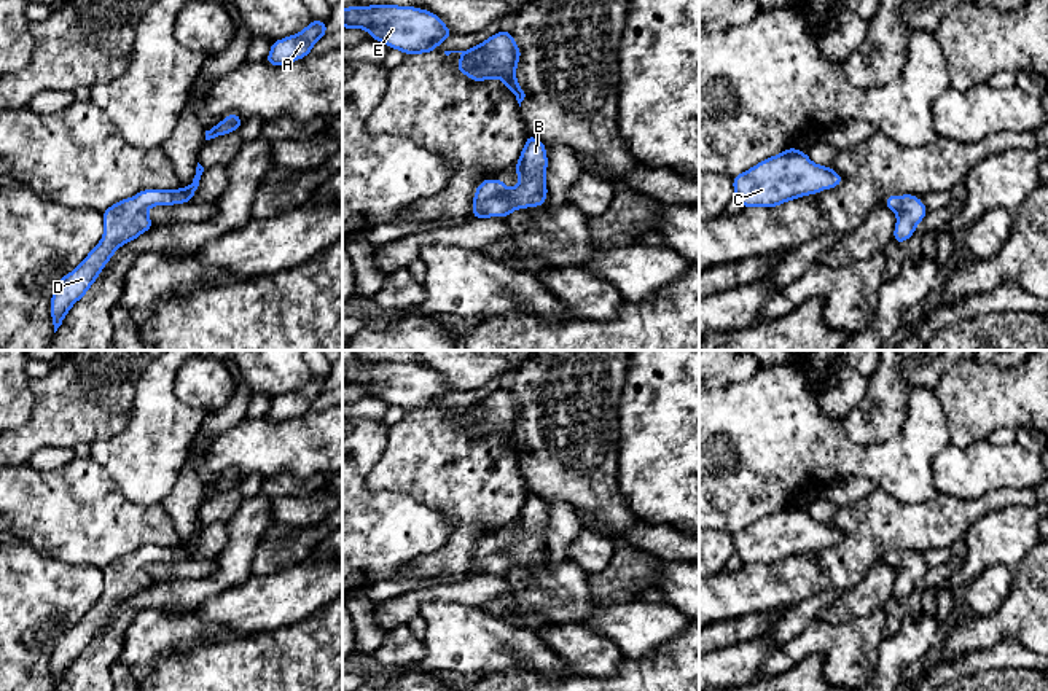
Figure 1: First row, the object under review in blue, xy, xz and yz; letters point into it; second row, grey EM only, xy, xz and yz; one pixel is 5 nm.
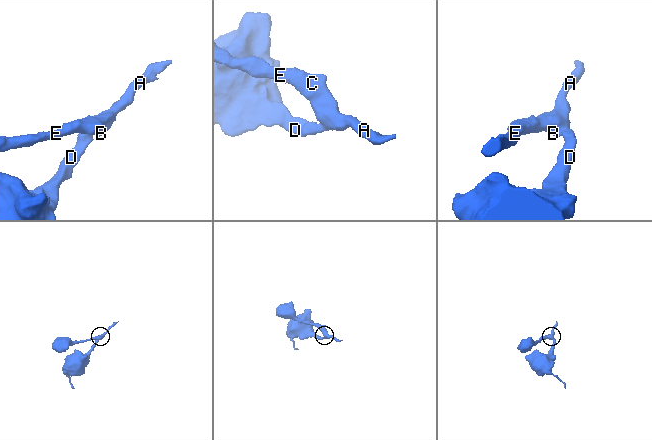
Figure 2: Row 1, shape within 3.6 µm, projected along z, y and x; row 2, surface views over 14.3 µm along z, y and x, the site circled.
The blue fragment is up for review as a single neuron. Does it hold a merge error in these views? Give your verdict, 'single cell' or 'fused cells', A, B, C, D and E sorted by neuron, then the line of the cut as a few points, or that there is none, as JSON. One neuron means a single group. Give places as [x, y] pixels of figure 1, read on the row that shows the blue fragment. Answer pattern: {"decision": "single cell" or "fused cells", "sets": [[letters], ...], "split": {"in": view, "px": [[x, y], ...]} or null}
{"decision": "single cell", "sets": [["A", "B", "C", "D", "E"]], "split": null}

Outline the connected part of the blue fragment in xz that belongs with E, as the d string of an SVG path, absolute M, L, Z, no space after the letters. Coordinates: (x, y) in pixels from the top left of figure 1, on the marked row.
M398 5L346 6L342 27L365 29L370 38L406 56L435 53L440 43L454 35L435 13Z

